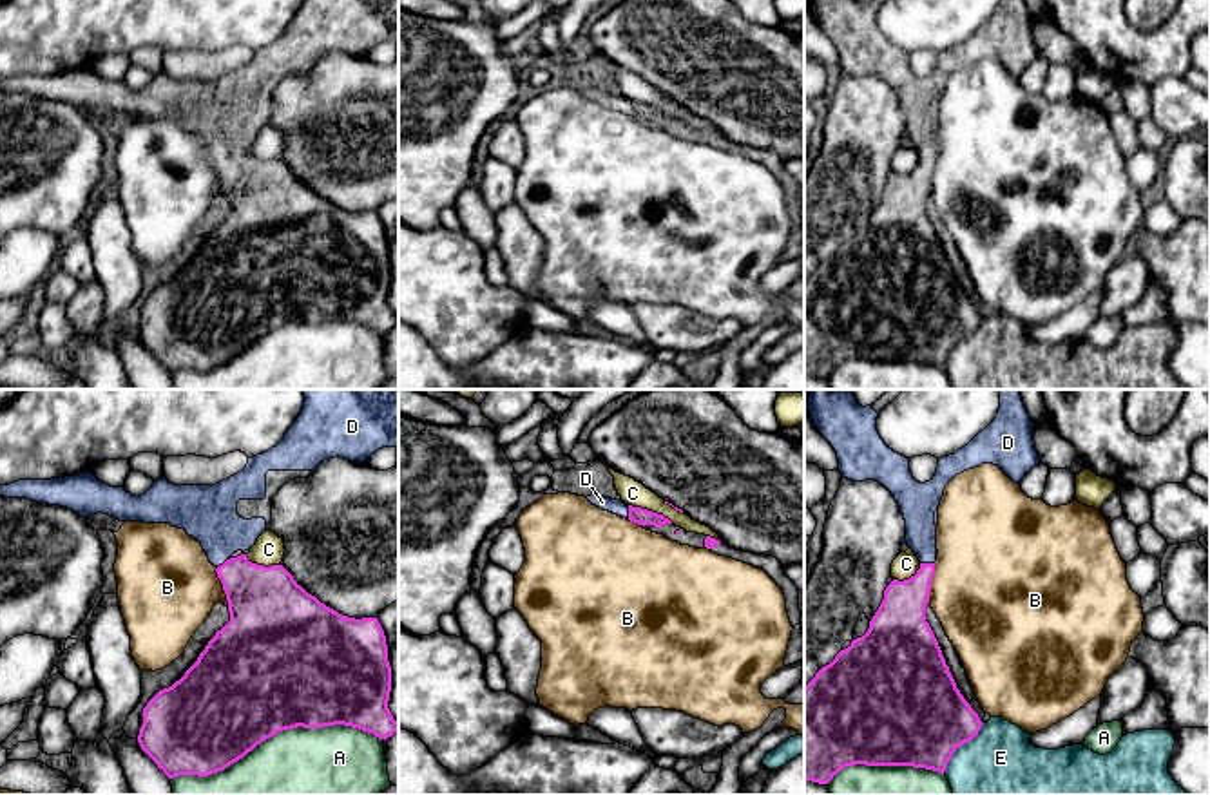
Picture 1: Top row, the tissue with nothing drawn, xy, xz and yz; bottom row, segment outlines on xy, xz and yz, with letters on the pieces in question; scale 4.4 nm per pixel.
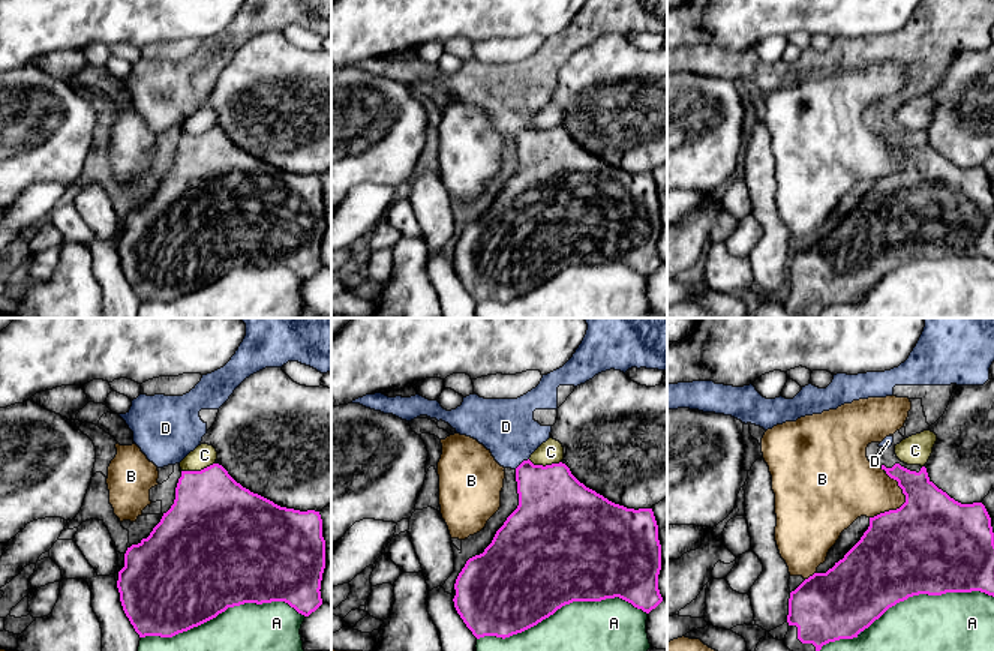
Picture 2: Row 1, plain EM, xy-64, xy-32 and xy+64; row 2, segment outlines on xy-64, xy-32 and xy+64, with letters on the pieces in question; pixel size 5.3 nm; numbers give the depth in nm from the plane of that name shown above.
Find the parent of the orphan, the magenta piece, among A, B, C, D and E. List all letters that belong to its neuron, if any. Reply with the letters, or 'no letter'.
D

